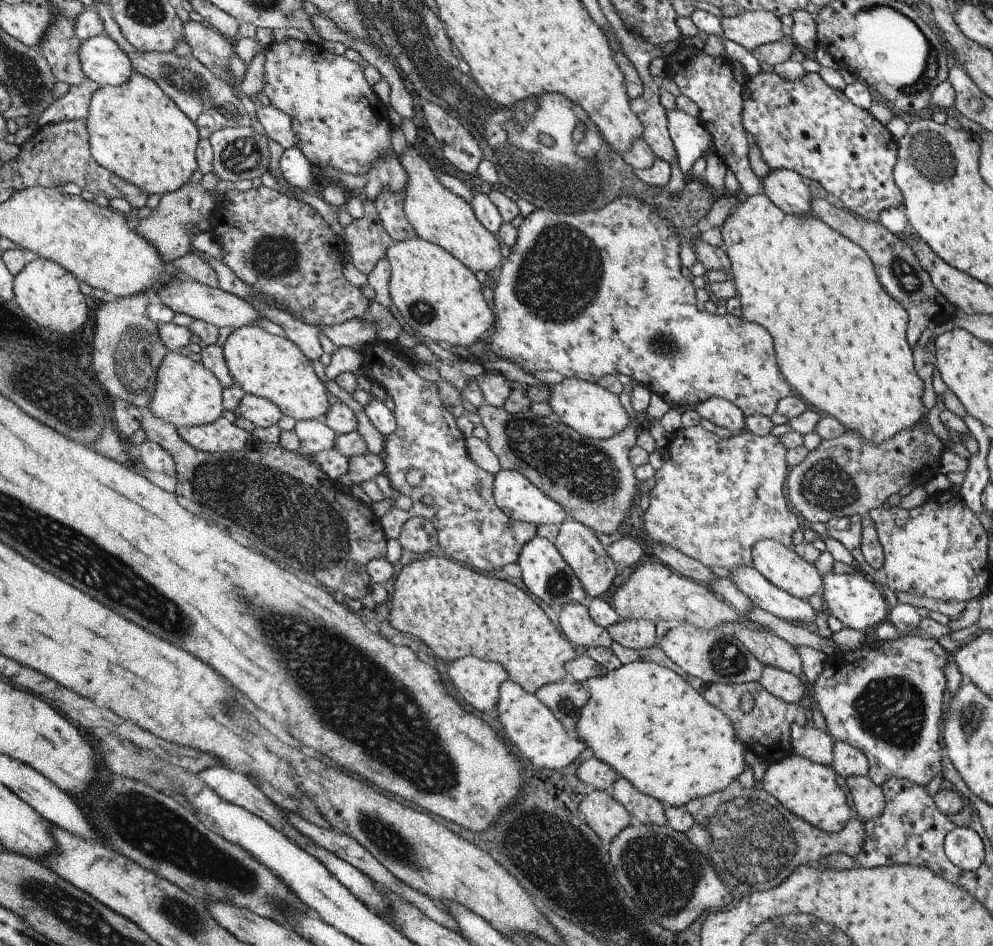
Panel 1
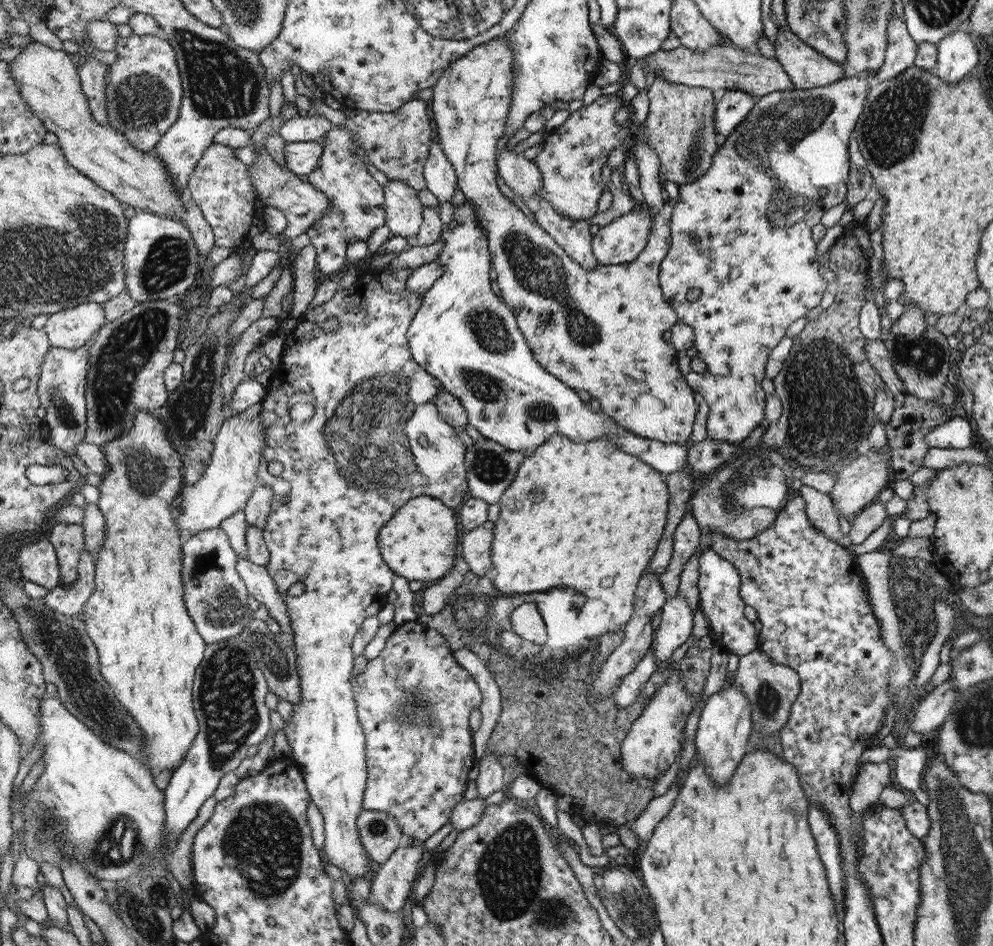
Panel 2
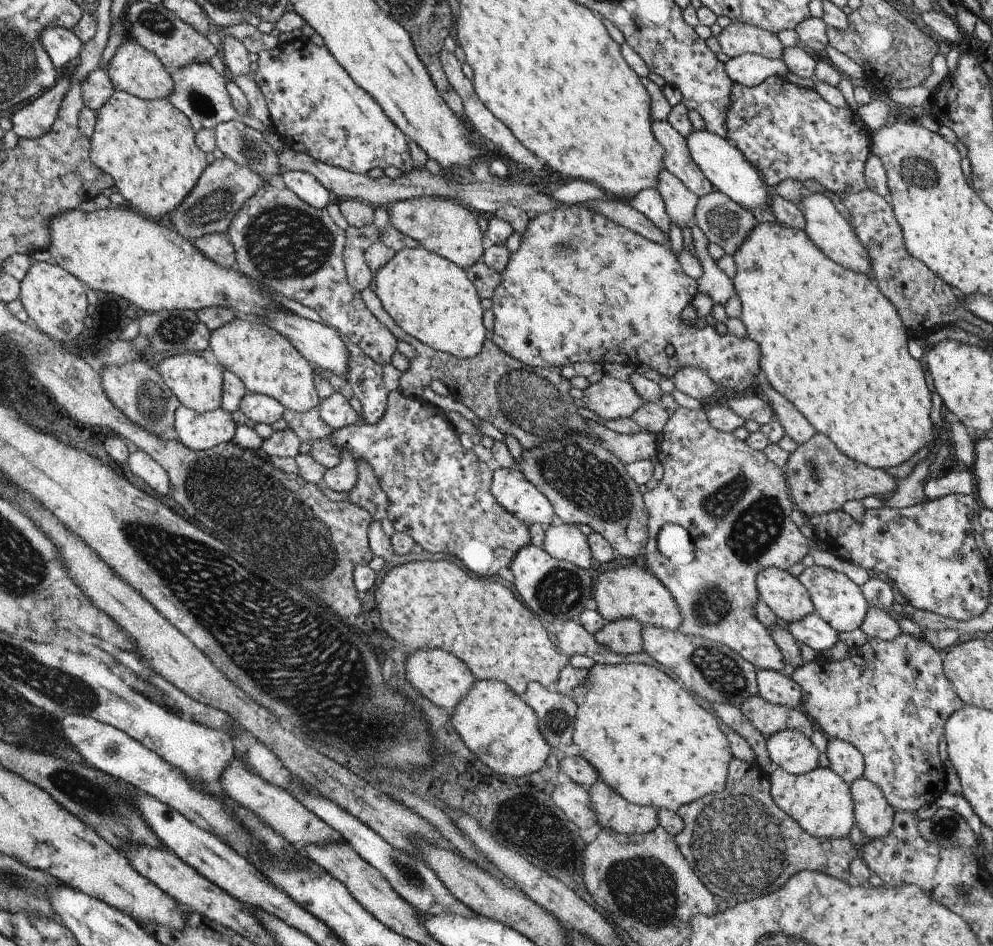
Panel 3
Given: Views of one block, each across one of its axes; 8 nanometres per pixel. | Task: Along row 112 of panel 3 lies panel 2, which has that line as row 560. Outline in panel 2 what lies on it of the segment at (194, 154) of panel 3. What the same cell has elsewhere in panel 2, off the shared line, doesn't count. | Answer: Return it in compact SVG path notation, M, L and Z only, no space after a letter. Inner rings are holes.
M136 411L134 421L131 432L101 446L104 455L106 455L108 472L101 477L99 482L100 500L98 500L97 506L105 520L105 539L96 558L95 589L85 602L83 611L78 614L77 618L80 618L86 624L87 632L91 635L91 639L96 645L99 652L102 675L113 688L116 698L128 709L128 714L139 722L145 732L145 748L143 748L145 758L143 761L154 776L158 772L166 770L166 768L170 768L170 770L172 768L178 769L183 762L183 758L187 755L192 741L199 734L199 722L196 722L195 706L192 706L192 680L195 680L194 672L198 670L199 664L203 660L207 642L197 631L192 617L188 614L188 609L184 602L184 583L182 583L182 578L180 578L183 563L182 540L180 540L181 530L175 523L176 513L172 510L172 502L176 500L184 486L182 462L180 462L180 456L178 456L177 451L173 449L166 438L164 424L153 413Z

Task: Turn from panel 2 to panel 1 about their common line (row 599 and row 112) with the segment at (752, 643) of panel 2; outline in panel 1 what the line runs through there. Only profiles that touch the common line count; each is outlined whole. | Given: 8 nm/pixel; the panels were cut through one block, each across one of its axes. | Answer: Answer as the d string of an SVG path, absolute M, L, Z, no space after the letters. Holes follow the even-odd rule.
M679 46L671 55L665 56L664 58L667 61L667 71L669 72L670 78L676 82L681 94L688 96L692 102L698 105L700 112L698 118L702 126L704 126L708 132L711 132L714 152L724 160L727 168L734 172L740 189L742 189L747 196L764 193L760 174L755 173L752 168L750 168L749 135L744 128L744 124L742 124L742 110L744 110L744 98L742 98L743 86L736 82L729 59L727 57L723 59L714 58L706 54L703 50L698 51L680 48Z

